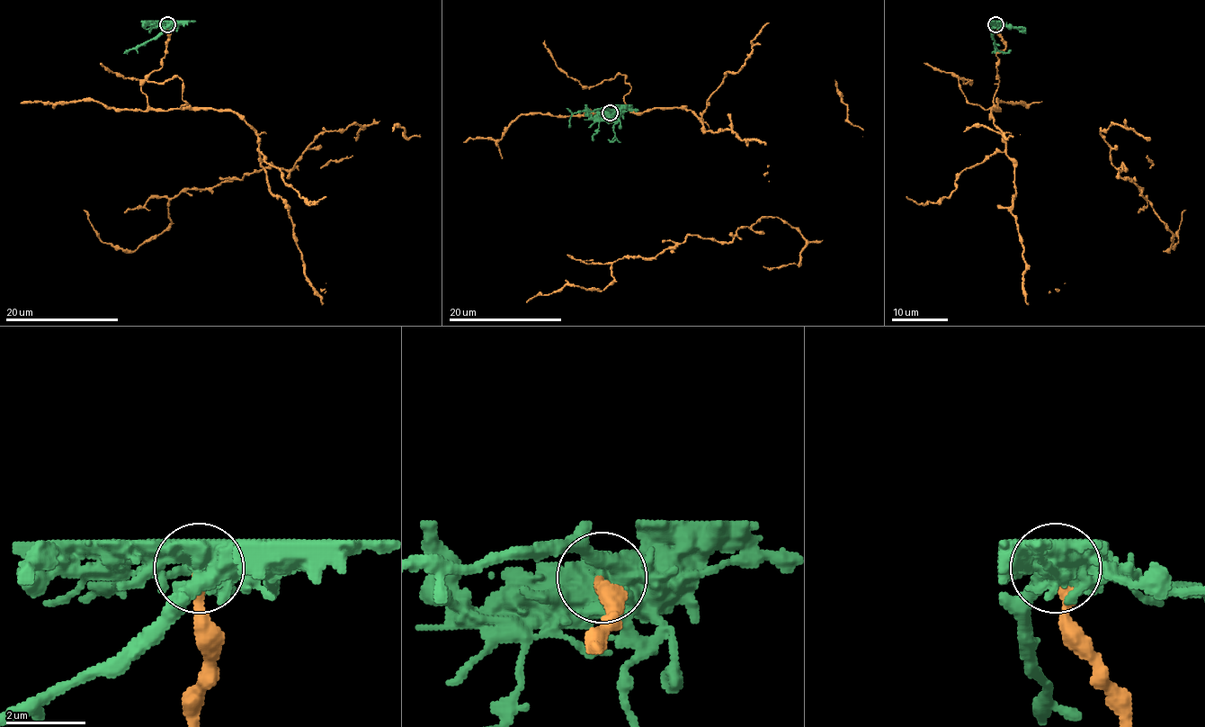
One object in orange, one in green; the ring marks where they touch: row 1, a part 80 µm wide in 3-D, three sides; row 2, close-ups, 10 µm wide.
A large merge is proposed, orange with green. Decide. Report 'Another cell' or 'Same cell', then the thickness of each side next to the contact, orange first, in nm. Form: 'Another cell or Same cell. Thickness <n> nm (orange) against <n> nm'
Another cell. Thickness 240 nm (orange) against 550 nm

